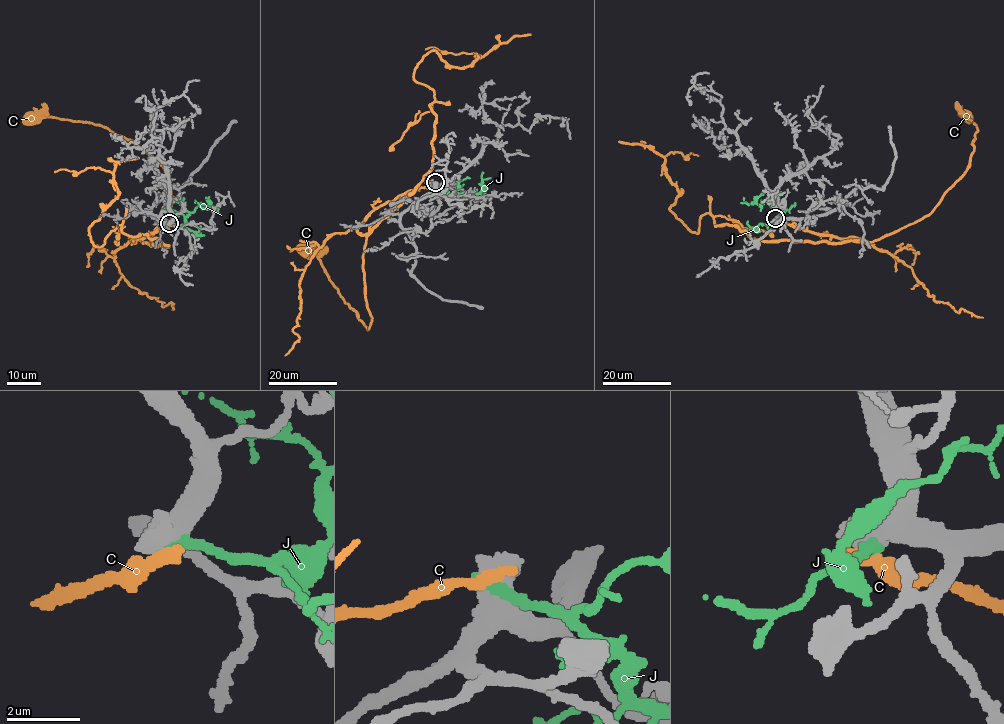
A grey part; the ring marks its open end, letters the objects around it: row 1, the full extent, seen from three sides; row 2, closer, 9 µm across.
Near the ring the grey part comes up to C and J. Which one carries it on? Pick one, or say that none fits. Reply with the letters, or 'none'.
none

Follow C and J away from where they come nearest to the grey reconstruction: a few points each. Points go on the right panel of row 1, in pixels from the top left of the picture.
C: (777, 220), (815, 233), (872, 241), (919, 220), (939, 203), (970, 163), (977, 130), (965, 116), (967, 116)
J: (778, 219), (775, 220), (779, 212), (767, 200), (758, 205), (747, 204), (744, 197)

